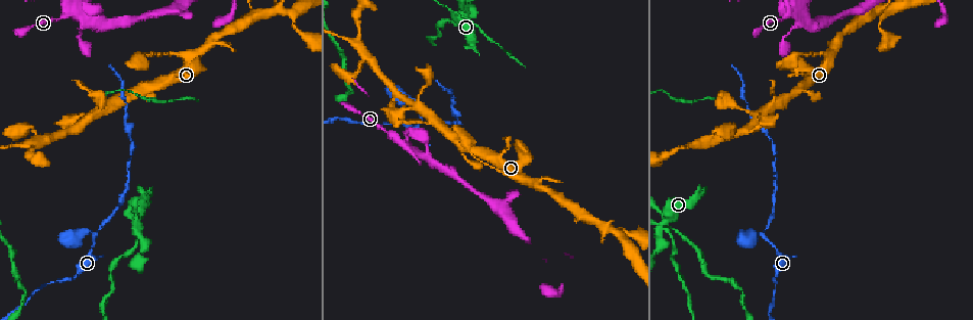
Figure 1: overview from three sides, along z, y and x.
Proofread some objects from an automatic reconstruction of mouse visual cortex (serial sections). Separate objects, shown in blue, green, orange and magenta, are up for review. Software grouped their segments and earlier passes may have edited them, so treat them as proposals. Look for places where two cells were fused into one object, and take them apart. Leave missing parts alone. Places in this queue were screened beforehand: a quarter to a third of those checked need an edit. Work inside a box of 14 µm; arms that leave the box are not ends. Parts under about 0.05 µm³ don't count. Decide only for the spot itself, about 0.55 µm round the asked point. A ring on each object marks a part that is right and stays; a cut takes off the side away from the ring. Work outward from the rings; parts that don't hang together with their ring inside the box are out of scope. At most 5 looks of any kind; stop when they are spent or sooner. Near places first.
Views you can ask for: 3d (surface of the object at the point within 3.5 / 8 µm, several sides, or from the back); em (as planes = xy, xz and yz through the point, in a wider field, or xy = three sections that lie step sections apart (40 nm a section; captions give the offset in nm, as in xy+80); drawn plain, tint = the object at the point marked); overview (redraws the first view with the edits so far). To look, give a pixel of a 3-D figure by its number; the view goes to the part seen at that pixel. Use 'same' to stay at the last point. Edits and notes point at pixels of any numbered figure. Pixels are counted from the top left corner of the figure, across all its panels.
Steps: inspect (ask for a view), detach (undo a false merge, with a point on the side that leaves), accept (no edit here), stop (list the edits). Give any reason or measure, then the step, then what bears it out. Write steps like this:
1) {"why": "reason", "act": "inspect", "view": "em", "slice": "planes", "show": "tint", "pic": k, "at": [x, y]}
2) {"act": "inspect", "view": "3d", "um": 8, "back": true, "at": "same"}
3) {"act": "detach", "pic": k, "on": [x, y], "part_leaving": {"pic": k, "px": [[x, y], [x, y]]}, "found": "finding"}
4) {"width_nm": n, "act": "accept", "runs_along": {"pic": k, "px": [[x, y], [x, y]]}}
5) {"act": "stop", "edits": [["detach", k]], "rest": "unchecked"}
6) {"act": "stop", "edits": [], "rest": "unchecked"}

{"why": "sudden change in width", "act": "inspect", "view": "3d", "um": 3.5, "pic": 1, "at": [793, 13]}

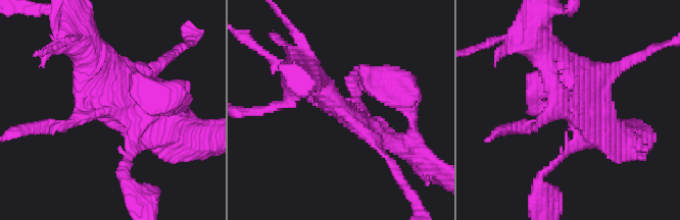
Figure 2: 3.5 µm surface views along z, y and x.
{"act": "inspect", "view": "em", "slice": "xy", "step": 2, "show": "tint", "pic": 2, "at": [568, 109]}

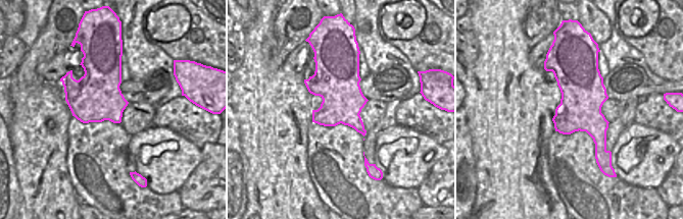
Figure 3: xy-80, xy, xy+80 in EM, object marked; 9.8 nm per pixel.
{"act": "inspect", "view": "em", "slice": "xy", "step": 5, "show": "tint", "at": "same"}

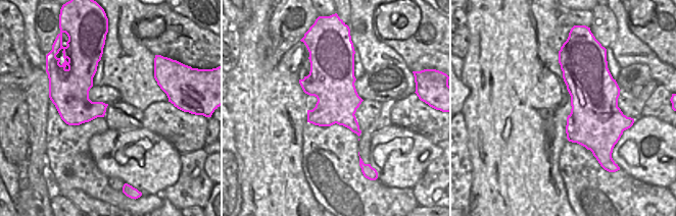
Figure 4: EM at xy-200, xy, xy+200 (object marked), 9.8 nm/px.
{"act": "accept", "runs_along": {"pic": 2, "px": [[287, 70], [393, 141]]}, "found": "one cell here"}

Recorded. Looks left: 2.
{"why": "sharp bend", "act": "inspect", "view": "3d", "um": 3.5, "pic": 1, "at": [97, 236]}

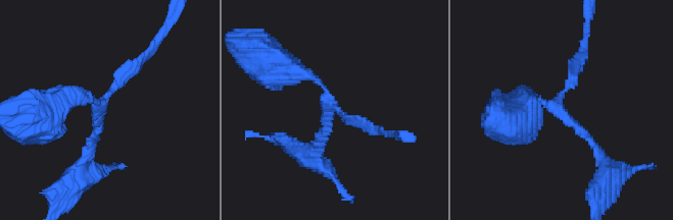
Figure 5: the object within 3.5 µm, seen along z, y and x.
{"arms": 3, "arm_widths_nm": [150, 150, 250], "act": "inspect", "view": "em", "slice": "planes", "show": "tint", "pic": 5, "at": [332, 106]}

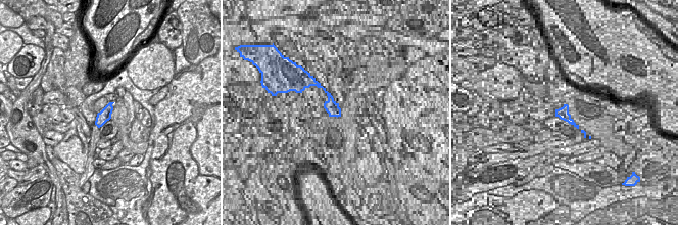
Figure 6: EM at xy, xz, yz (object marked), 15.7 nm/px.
{"act": "accept", "runs_along": {"pic": 5, "px": [[599, 154], [558, 106], [521, 103]]}, "found": "continuous, no second cell"}

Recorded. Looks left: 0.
{"act": "stop", "edits": [], "rest": "unchecked"}

